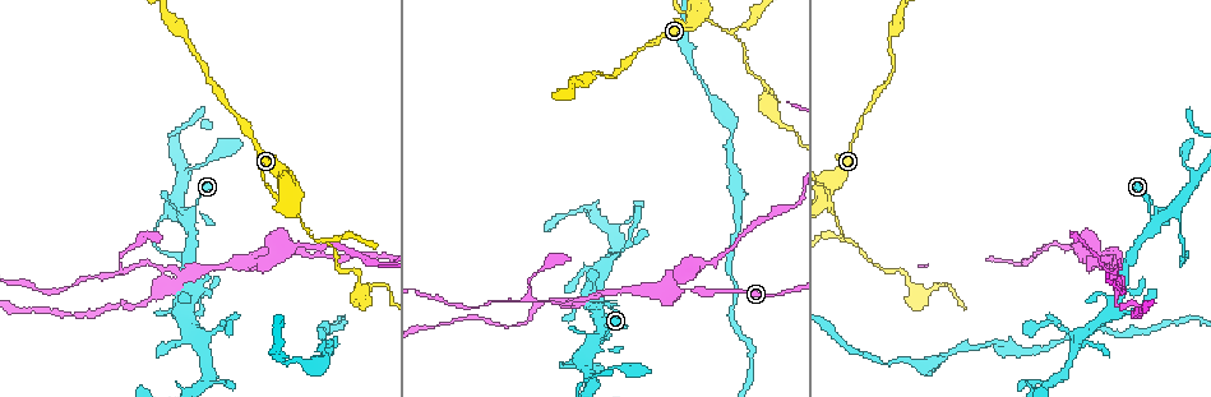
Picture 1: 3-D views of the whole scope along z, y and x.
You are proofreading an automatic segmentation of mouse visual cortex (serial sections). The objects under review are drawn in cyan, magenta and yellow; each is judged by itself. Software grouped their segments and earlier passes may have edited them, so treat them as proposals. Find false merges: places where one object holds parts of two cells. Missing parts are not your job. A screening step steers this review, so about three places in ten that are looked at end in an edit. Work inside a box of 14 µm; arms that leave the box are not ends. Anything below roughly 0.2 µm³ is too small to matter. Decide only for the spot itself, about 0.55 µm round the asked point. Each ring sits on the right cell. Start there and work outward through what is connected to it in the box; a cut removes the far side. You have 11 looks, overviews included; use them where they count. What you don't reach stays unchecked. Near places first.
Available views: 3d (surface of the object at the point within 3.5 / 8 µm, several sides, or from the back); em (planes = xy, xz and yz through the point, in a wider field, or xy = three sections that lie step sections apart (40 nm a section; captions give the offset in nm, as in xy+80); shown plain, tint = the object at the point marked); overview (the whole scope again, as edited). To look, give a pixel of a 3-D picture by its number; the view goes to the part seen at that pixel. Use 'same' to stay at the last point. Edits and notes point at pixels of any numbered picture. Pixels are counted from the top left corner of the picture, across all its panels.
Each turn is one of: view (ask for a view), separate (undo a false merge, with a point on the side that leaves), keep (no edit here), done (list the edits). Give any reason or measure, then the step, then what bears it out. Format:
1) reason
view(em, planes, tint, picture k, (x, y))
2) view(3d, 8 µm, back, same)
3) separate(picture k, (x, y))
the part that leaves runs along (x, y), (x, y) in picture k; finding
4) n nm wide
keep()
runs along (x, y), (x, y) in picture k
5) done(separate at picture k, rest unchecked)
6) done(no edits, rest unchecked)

calibre changes
view(3d, 8 µm, picture 1, (832, 204))

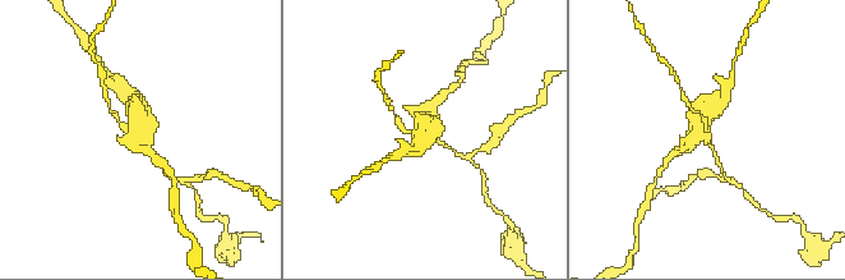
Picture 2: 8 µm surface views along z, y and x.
closer look
view(3d, 3.5 µm, picture 2, (706, 136))

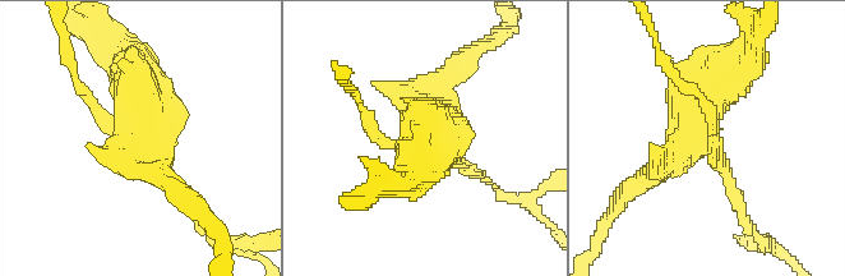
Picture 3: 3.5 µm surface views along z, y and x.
separate(picture 3, (729, 187))
the part that leaves runs along (719, 162), (744, 221), (765, 244) in picture 3; a second cell is stuck on

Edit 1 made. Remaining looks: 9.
three-way junction
view(3d, 8 µm, picture 1, (263, 253))

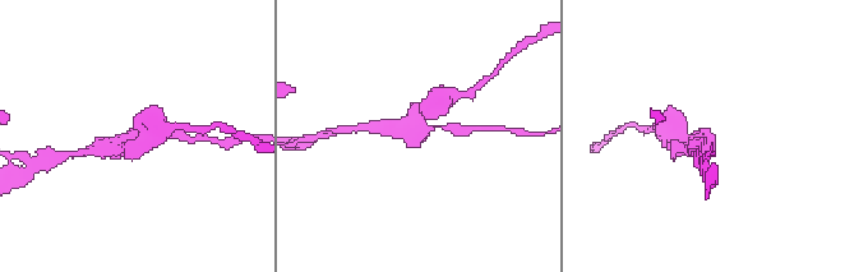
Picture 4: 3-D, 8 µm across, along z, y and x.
shape alone is not enough
view(em, xy, step 3, tint, picture 4, (420, 127))

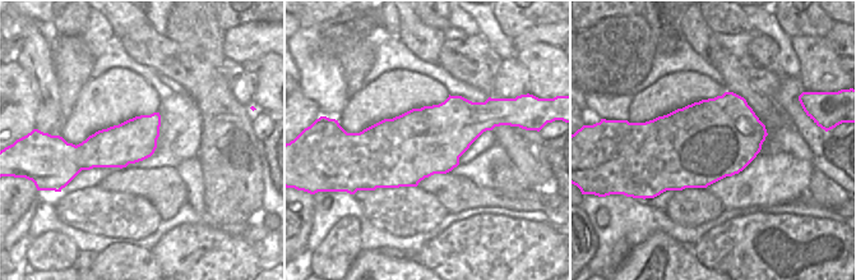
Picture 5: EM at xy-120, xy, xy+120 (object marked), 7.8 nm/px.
separate(picture 4, (675, 120))
two cells meet here

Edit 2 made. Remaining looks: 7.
redraw
view(overview)

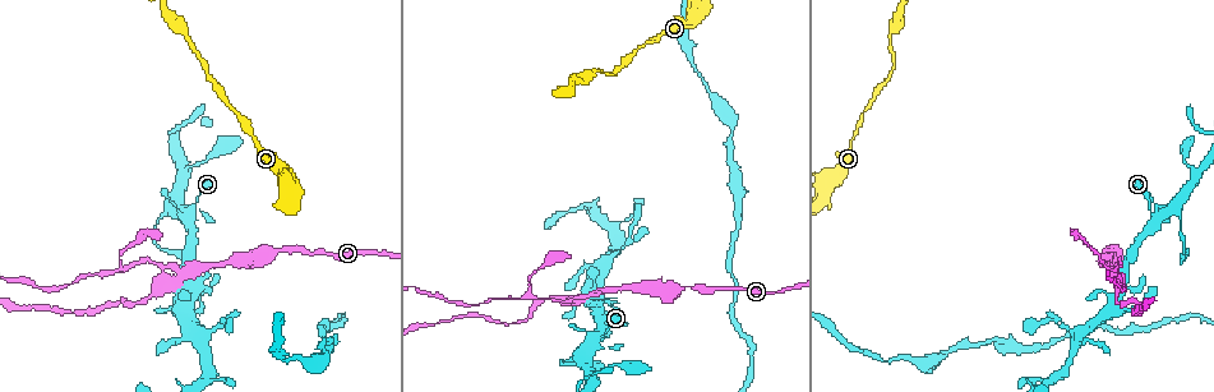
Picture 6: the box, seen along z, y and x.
view(3d, 8 µm, picture 6, (1116, 266))

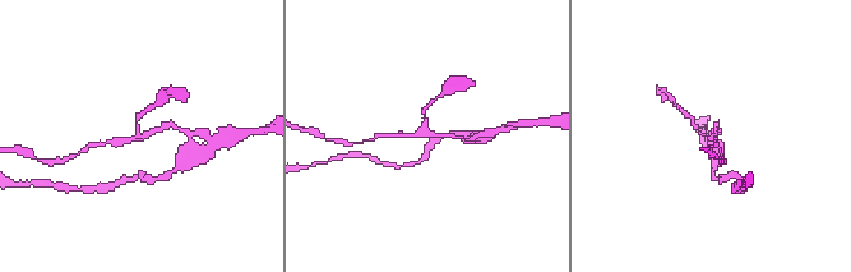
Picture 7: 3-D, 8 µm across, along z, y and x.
now the EM
view(em, xy, step 3, tint, picture 7, (436, 135))

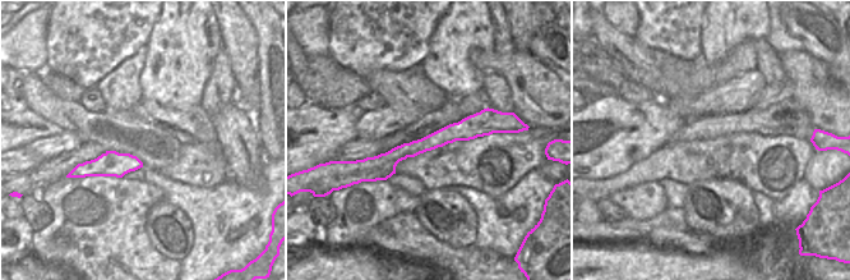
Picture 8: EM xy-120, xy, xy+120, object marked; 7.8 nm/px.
140 nm wide
keep()
runs along (470, 139), (429, 133), (424, 113) in picture 7; all the same cell

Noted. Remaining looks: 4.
done(separate at picture 3, separate at picture 4, rest unchecked)

